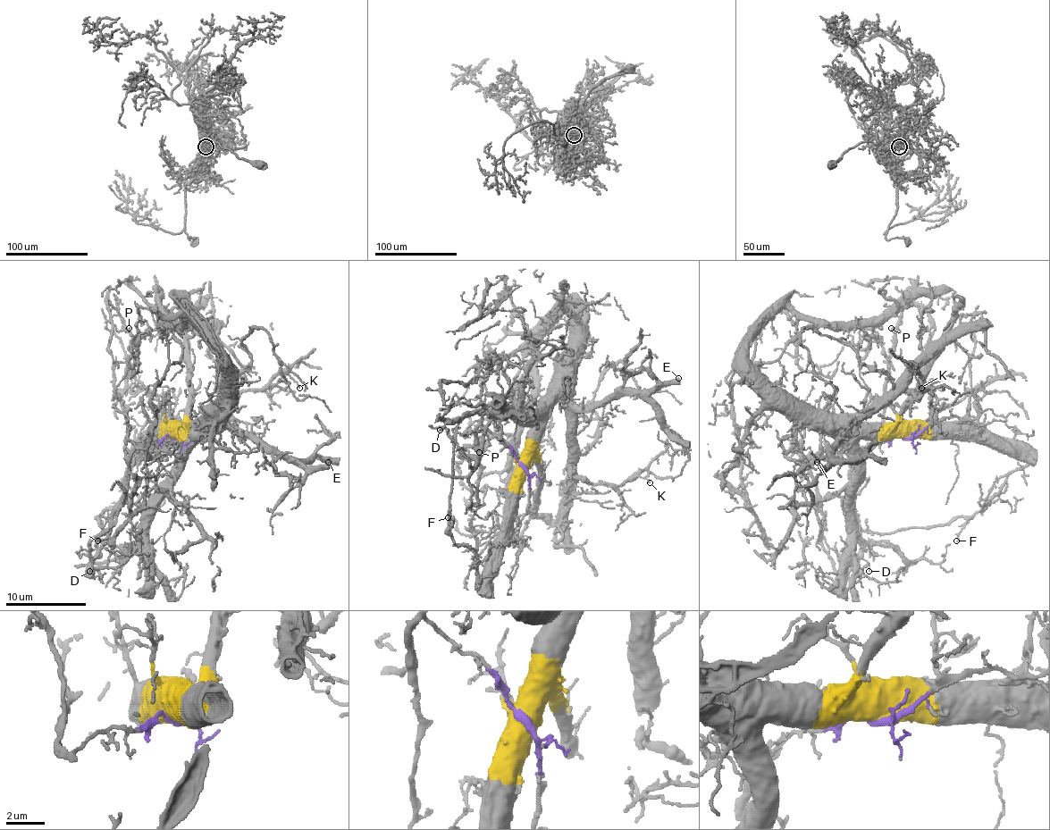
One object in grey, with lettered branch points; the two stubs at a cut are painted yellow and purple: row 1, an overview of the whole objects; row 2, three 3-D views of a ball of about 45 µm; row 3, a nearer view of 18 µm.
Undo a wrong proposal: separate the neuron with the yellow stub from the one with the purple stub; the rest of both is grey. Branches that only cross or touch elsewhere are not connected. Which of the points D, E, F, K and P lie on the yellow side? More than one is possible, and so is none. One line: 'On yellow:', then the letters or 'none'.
On yellow: E, K

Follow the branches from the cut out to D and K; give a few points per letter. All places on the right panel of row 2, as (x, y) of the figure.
D: (904, 438), (891, 436), (880, 442), (872, 442), (852, 462), (852, 500), (859, 520), (860, 557), (869, 570)
K: (904, 438), (852, 438), (838, 424), (891, 396), (917, 398), (925, 382), (917, 374), (920, 388)

